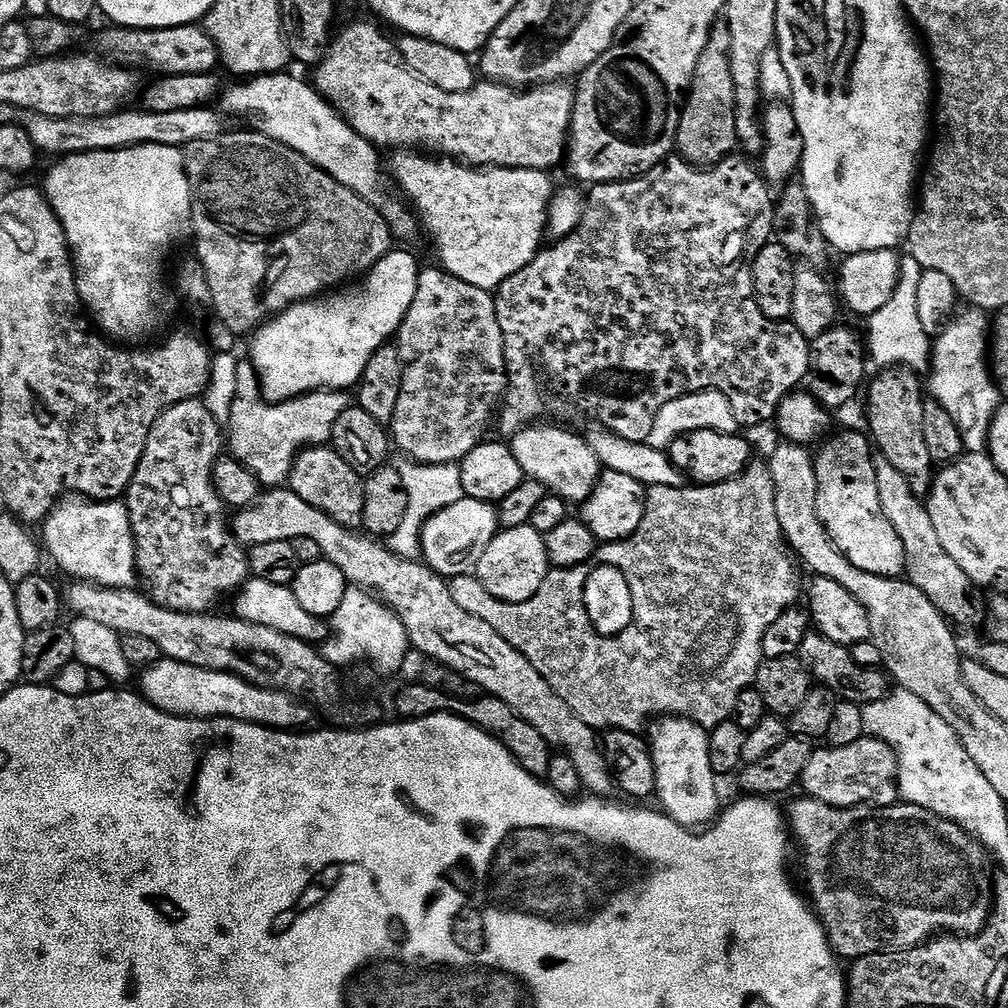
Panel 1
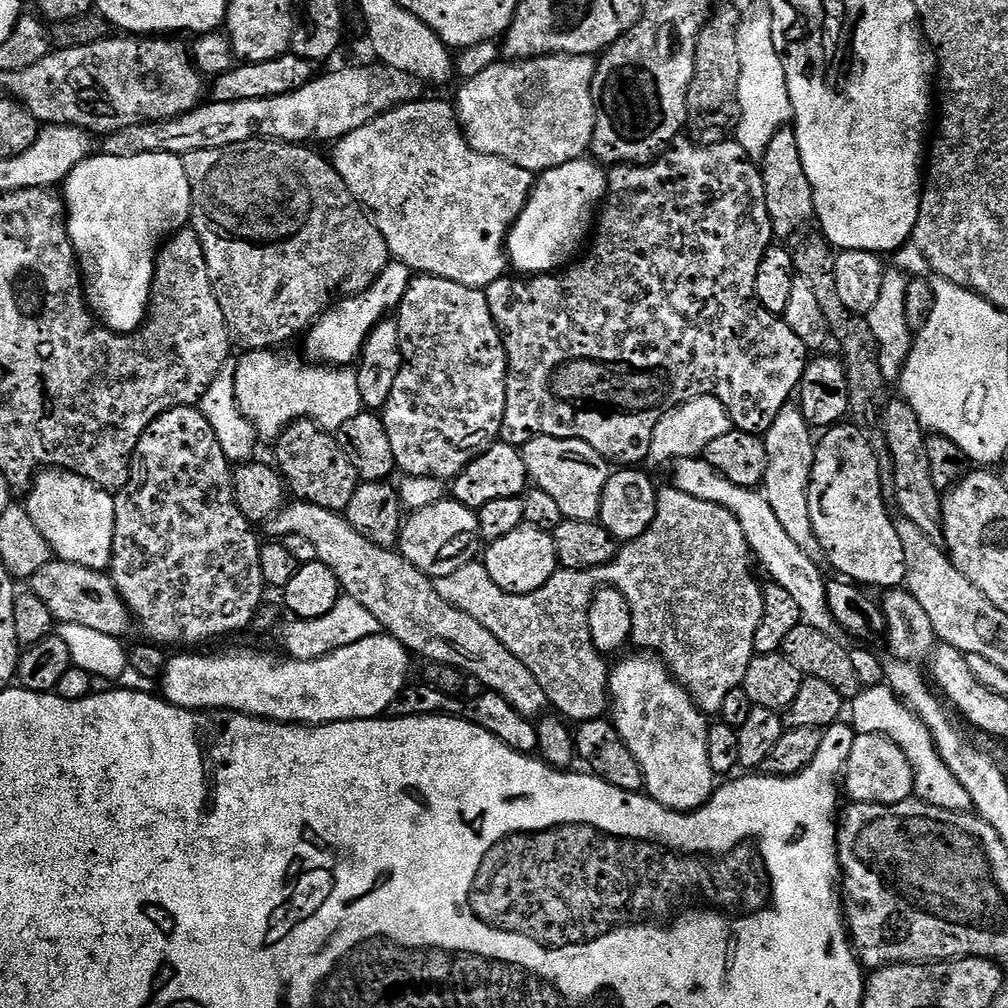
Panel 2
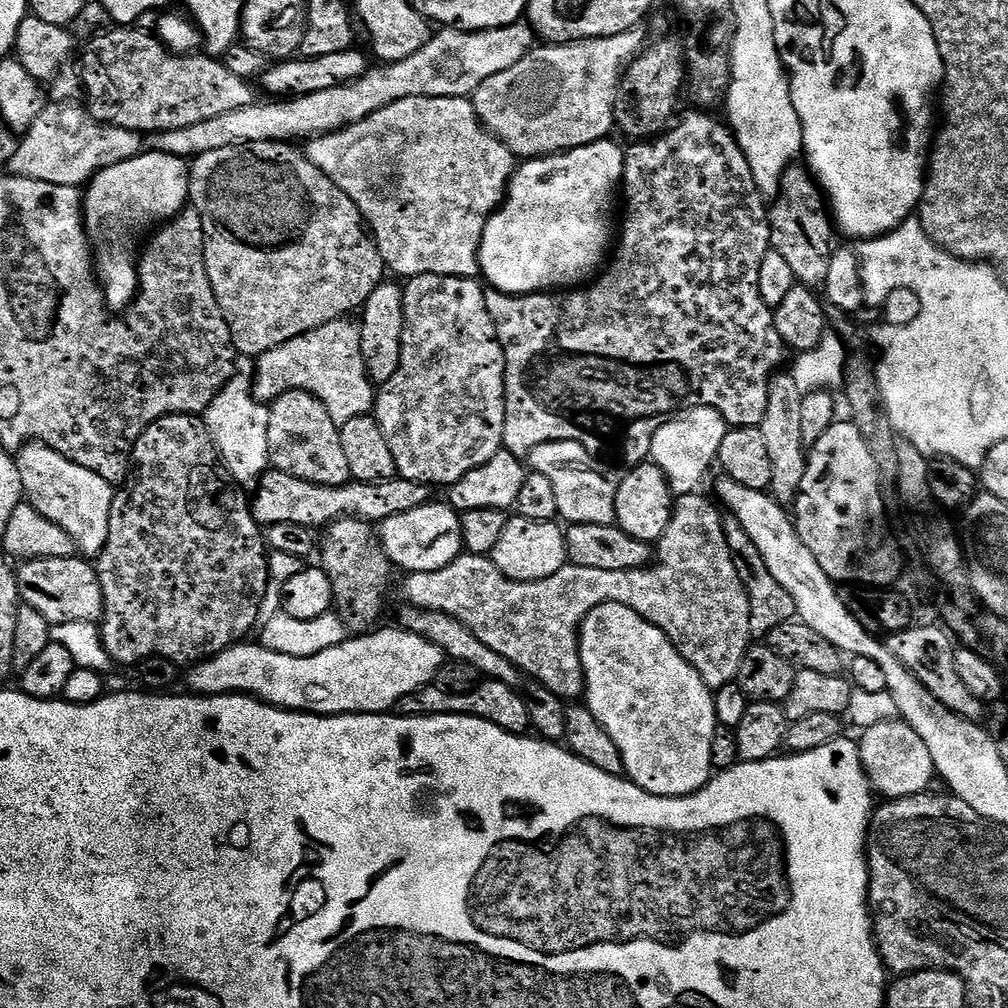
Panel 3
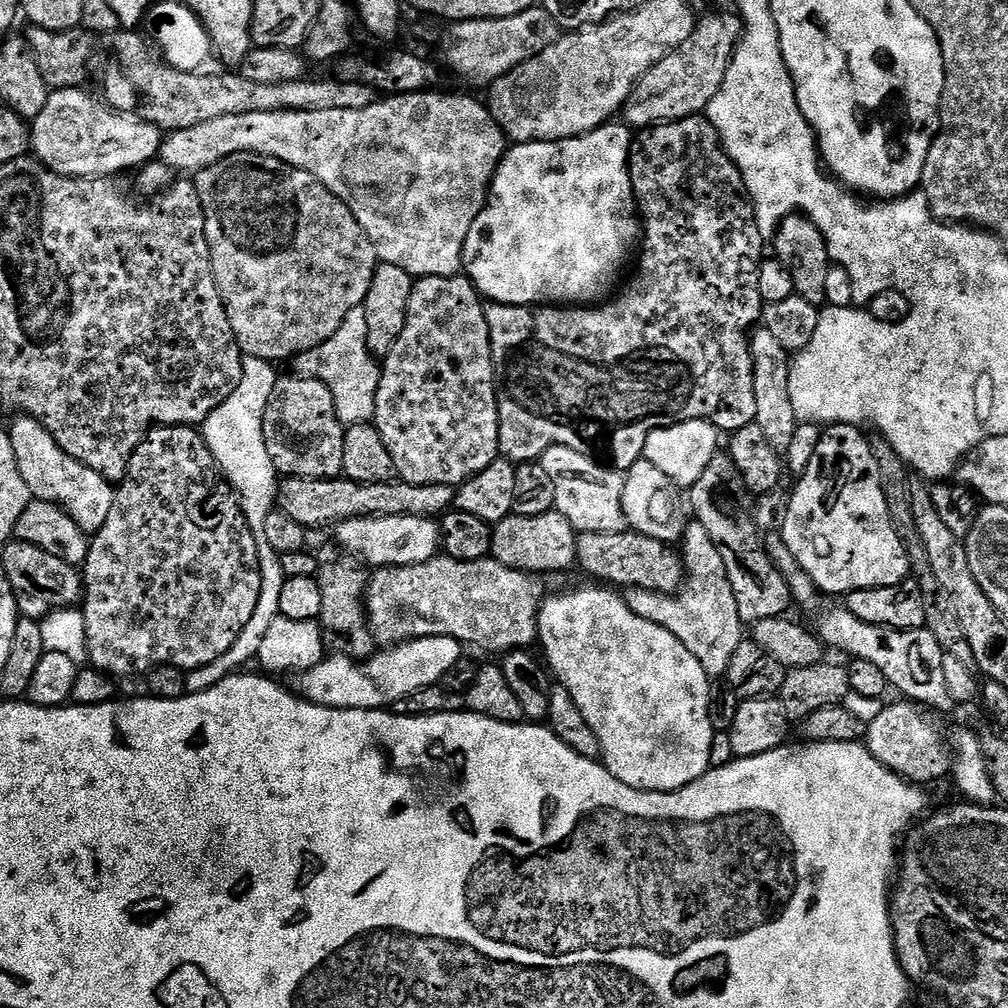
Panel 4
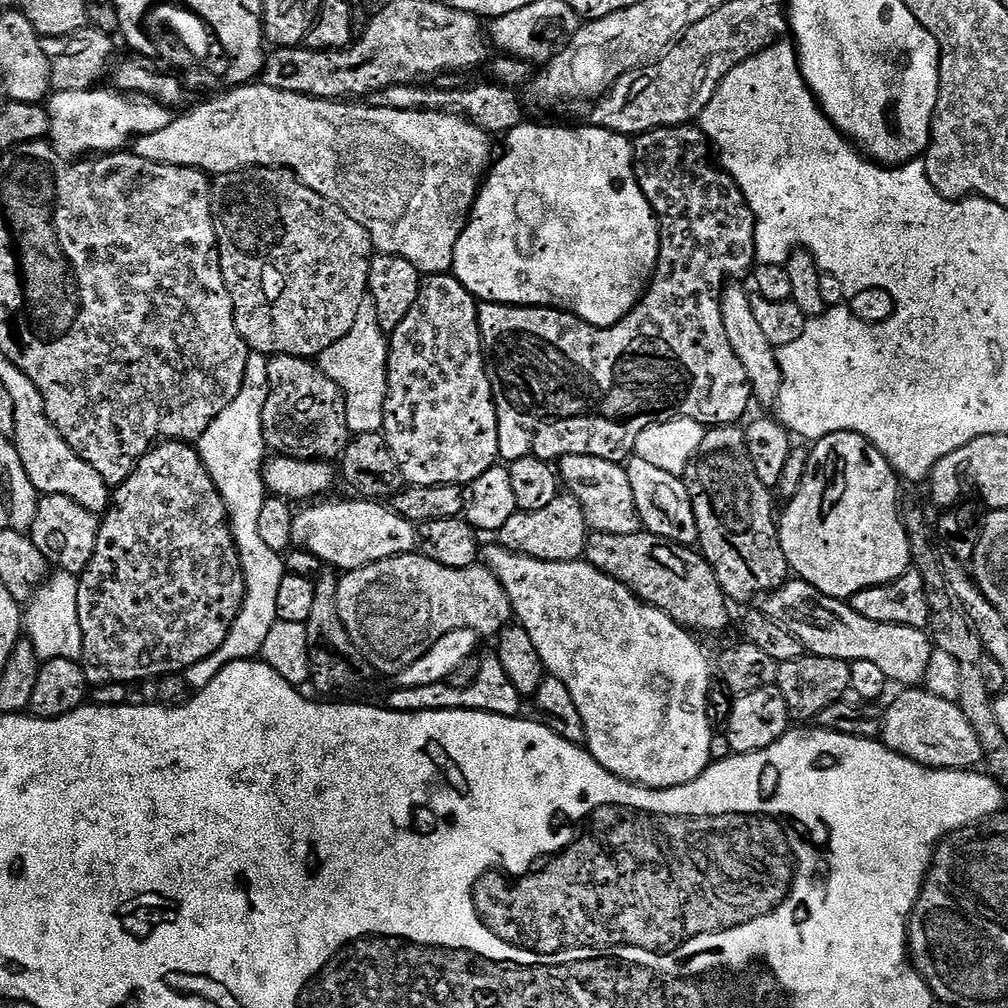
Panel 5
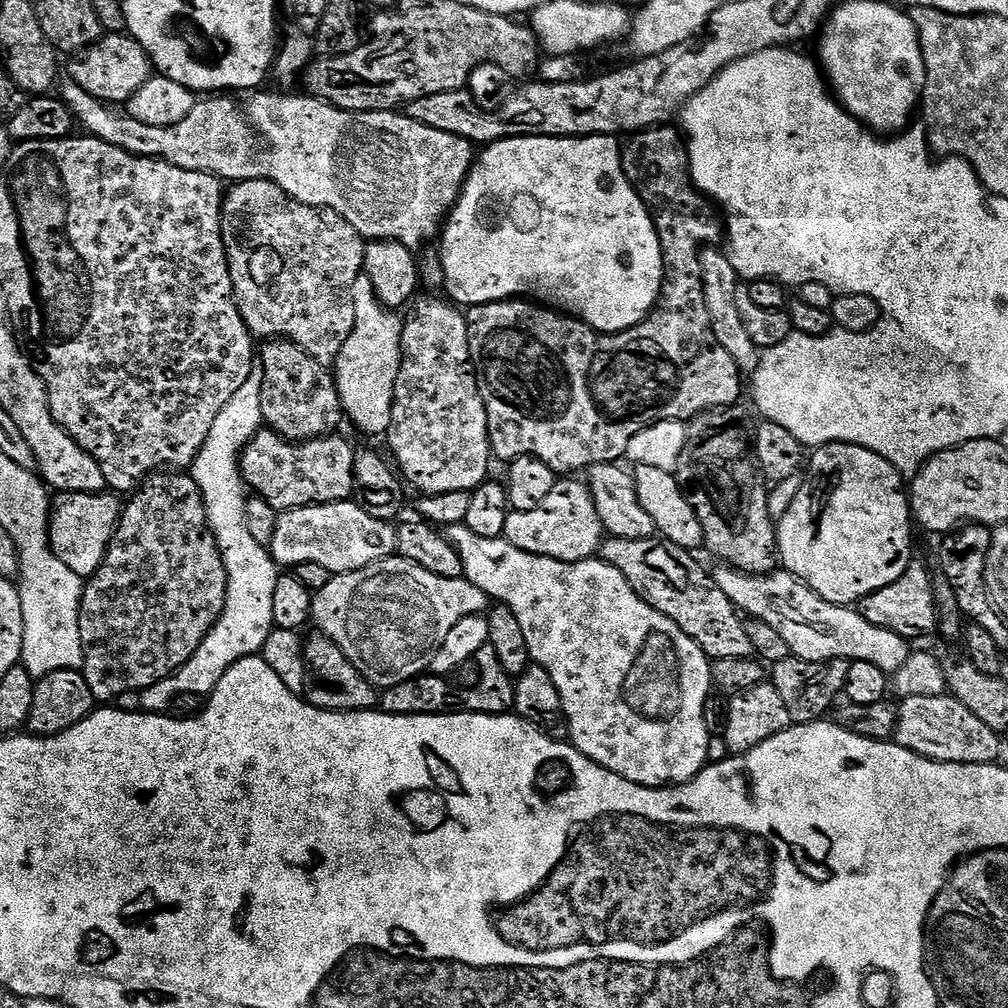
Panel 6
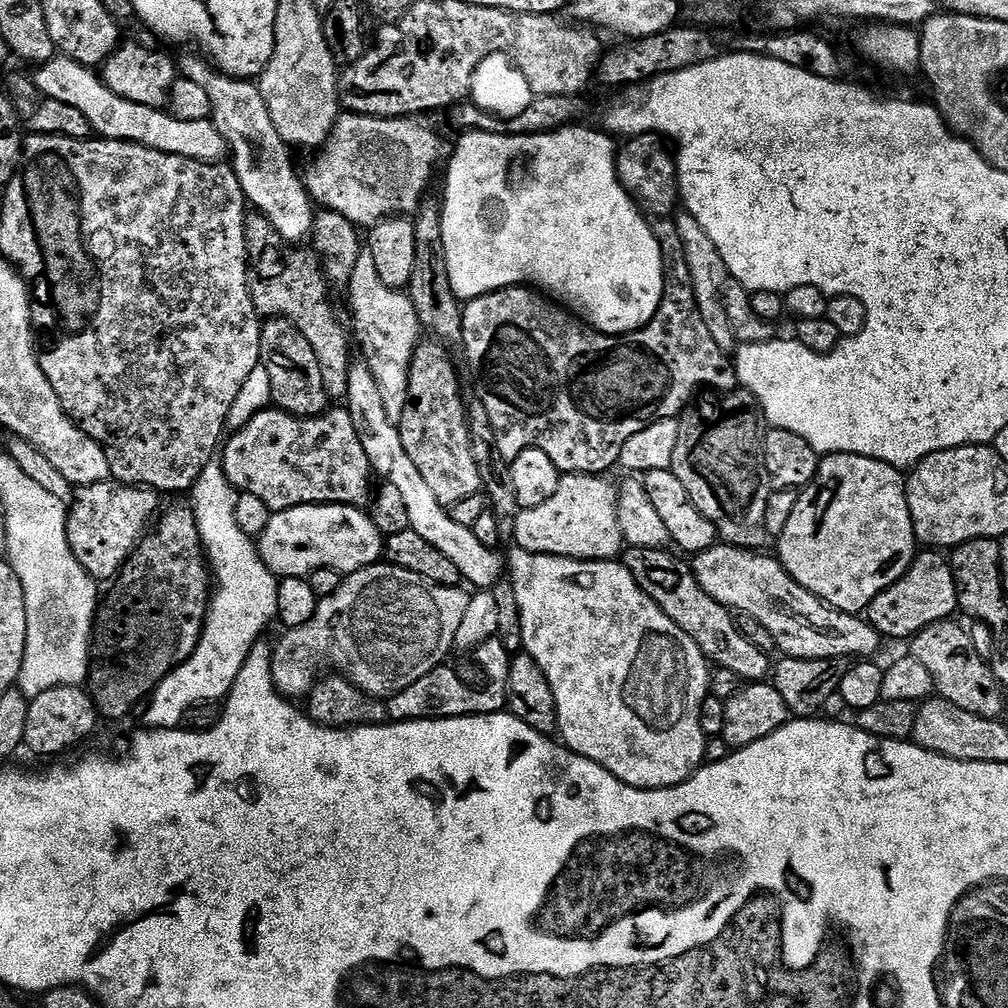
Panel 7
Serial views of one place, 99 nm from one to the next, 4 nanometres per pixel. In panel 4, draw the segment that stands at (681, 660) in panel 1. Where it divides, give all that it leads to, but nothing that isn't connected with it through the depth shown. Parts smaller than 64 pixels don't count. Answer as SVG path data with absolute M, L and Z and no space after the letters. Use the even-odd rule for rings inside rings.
M695 522L689 523L684 531L682 559L686 579L679 592L669 594L625 588L622 595L634 614L667 626L670 634L674 634L674 638L678 638L678 642L682 642L682 646L702 662L702 670L706 670L709 678L720 678L727 673L734 650L738 650L746 638L746 626L740 620L738 602L734 602L734 589L730 586L726 562L718 552L718 546L714 546L714 538L706 532L706 526ZM437 554L433 560L397 568L378 568L371 573L366 593L366 619L372 637L380 646L405 644L408 640L421 640L427 636L449 636L461 645L473 644L488 652L505 654L516 649L531 649L538 640L540 605L546 599L543 579L507 568L493 560L453 560L451 556Z

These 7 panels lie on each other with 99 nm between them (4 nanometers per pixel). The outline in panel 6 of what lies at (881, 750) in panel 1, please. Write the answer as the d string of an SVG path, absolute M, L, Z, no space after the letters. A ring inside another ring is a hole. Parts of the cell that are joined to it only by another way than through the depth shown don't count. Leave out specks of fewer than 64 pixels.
M950 694L934 698L903 697L898 704L894 740L914 754L943 764L994 764L1001 759L1001 733L990 730L986 722L970 714L970 710Z

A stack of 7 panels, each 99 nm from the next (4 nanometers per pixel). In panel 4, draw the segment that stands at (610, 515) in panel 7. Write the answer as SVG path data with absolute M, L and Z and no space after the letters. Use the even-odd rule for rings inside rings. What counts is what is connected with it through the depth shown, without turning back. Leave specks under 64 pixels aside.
M551 511L537 516L507 516L492 529L491 559L502 562L507 568L516 568L529 574L564 572L576 562L577 531L561 512Z

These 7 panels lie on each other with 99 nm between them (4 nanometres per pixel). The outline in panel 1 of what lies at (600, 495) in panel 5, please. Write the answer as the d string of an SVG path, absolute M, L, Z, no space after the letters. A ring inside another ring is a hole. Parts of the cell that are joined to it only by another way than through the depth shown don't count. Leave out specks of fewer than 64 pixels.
M537 422L511 437L510 447L525 477L542 482L551 493L580 506L590 498L602 471L599 458L583 435L575 436L564 428L551 428L548 422Z

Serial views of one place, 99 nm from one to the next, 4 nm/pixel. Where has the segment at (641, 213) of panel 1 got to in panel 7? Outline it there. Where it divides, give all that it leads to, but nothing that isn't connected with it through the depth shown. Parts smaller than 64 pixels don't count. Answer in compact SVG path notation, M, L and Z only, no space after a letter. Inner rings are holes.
M656 134L633 136L619 145L616 154L616 173L620 184L636 201L645 217L653 221L664 220L668 215L671 217L677 211L676 204L678 208L676 161L673 153L664 149L663 143L665 144L665 141ZM669 234L663 237L662 251L664 254L664 297L654 314L654 318L645 328L639 328L637 332L627 332L624 336L608 336L597 328L591 328L583 320L572 315L571 312L560 307L549 297L533 290L528 286L517 286L515 288L503 288L497 292L491 292L485 296L479 296L467 301L463 305L463 316L461 318L464 340L462 350L468 355L468 364L476 375L476 393L482 406L486 406L486 414L490 414L490 422L494 426L494 434L498 438L498 450L502 458L511 462L522 454L527 448L543 450L547 456L558 466L561 474L604 474L607 468L616 468L620 462L620 451L622 446L638 430L646 430L659 420L670 420L679 417L684 408L697 395L698 390L715 390L716 392L730 392L737 387L736 370L729 353L723 352L714 342L710 330L706 330L706 322L702 322L702 314L698 310L698 302L694 298L694 290L690 282L690 270L684 261L684 247L680 245L680 237Z

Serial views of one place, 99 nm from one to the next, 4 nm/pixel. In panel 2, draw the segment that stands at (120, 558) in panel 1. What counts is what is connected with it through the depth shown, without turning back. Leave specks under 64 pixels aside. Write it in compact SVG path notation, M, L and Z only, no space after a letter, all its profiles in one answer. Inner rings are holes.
M50 468L36 473L26 499L30 518L34 518L34 526L38 526L42 538L50 542L55 559L74 562L99 572L111 565L116 521L116 498L113 493L84 476L66 472L63 468Z

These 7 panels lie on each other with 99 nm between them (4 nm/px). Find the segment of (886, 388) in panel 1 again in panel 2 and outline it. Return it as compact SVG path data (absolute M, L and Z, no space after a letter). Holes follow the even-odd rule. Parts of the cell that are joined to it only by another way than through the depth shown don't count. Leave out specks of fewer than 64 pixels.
M902 398L891 401L884 409L884 433L894 466L894 486L891 491L896 495L896 504L900 507L899 515L914 522L935 542L943 541L944 502L942 493L930 482L930 462L926 458L926 429L920 425L918 414Z

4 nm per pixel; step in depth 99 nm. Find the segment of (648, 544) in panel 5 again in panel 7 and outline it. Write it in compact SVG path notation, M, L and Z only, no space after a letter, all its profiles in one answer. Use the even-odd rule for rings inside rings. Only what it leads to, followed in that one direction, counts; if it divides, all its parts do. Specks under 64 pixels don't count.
M628 548L623 553L622 563L630 570L638 586L650 599L669 616L676 625L702 650L702 654L717 668L734 670L744 682L760 682L769 675L769 653L758 650L754 642L750 642L740 633L733 613L724 605L719 604L698 582L693 565L684 560L683 555L668 548ZM673 552L673 553L672 553ZM676 555L676 556L675 556ZM733 616L733 620L732 620ZM769 660L769 664L768 664ZM765 675L765 676L764 676Z

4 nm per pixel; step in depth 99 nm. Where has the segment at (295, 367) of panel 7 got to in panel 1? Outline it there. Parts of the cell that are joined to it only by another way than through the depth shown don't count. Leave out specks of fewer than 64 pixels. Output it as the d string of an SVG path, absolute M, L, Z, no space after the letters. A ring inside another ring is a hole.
M313 446L305 448L297 456L292 473L288 475L287 487L292 489L298 498L310 502L314 510L330 514L334 522L353 530L364 528L364 482L365 477L346 462L331 446Z

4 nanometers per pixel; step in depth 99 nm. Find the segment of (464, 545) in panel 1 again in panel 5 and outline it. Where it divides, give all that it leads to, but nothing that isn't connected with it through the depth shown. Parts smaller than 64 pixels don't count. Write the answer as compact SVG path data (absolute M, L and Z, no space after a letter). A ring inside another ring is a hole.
M363 498L351 499L344 500L341 504L320 502L315 506L305 507L308 508L305 512L297 511L292 531L293 545L307 548L319 560L323 560L325 565L336 570L364 568L367 564L400 556L417 547L417 525L402 518L383 503Z

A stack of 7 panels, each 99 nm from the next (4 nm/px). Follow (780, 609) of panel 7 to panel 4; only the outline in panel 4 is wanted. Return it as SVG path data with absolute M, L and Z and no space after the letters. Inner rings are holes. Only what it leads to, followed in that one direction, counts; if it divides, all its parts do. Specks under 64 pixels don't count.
M840 606L833 612L828 612L820 620L818 635L829 649L837 648L840 652L849 652L849 657L866 662L874 662L882 674L886 674L889 685L901 692L901 697L923 706L925 709L933 708L936 712L948 712L951 708L957 707L956 699L950 694L950 689L946 687L946 673L944 670L944 648L934 638L934 634L928 631L927 627L922 628L883 628L874 626L870 622L862 622L862 618L854 618L847 607Z

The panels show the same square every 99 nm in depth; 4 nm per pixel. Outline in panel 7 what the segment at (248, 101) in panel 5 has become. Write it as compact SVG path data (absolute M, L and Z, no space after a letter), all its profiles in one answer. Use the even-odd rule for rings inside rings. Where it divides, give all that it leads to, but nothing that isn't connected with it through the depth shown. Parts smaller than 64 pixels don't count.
M57 54L44 64L39 65L35 69L34 79L41 97L66 102L66 106L74 106L74 110L80 111L86 118L86 122L90 122L92 131L97 137L106 140L125 140L127 144L141 144L150 150L158 150L166 154L178 154L182 158L194 158L195 160L207 160L209 162L220 162L225 159L224 136L218 134L218 130L213 126L211 119L186 122L167 111L142 106L138 102L123 100L118 94L114 94L114 90L110 90L104 85L103 79L93 69L74 62L69 56ZM345 111L332 127L327 144L319 149L320 157L309 166L308 176L306 172L308 195L321 209L342 214L357 226L371 226L390 216L415 213L429 191L428 183L436 167L446 160L443 138L416 123L420 122L412 118L359 116L357 112Z

